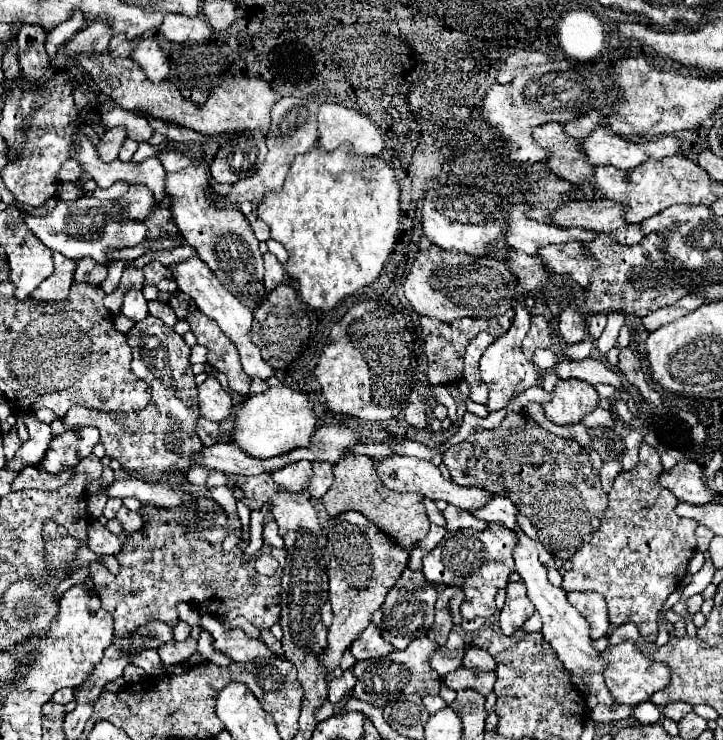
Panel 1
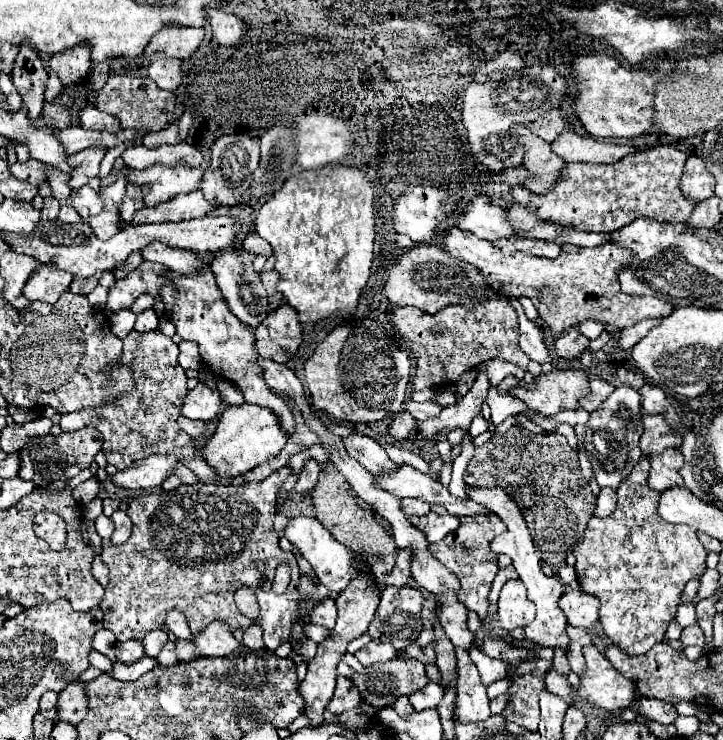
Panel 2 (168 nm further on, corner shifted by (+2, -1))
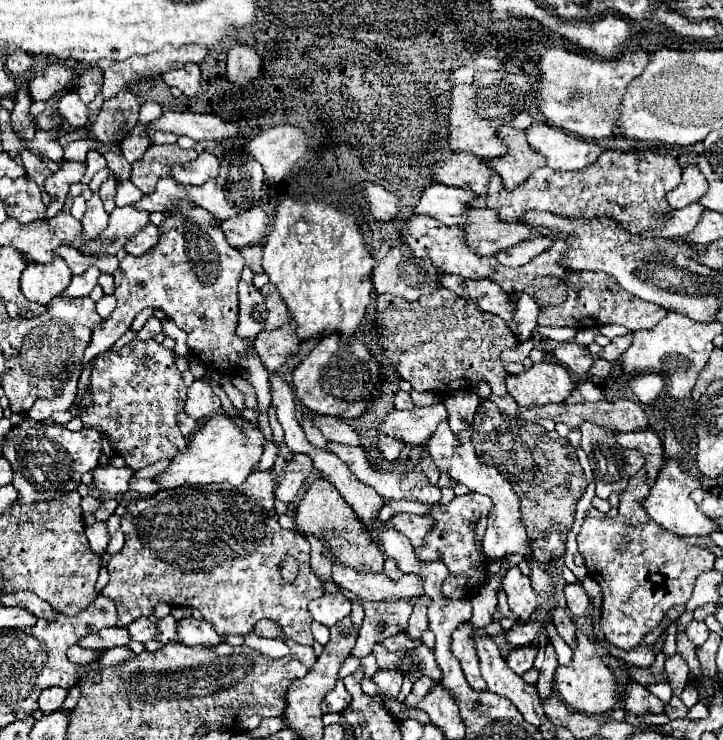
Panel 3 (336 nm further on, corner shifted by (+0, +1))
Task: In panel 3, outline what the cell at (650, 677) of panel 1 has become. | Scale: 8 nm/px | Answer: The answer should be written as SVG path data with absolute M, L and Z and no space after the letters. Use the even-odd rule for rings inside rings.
M577 630L575 640L577 640L577 648L573 650L571 664L559 666L557 672L555 672L555 686L557 686L557 692L559 692L561 700L571 710L591 714L591 716L613 710L613 706L617 704L617 686L615 686L613 672L603 664L601 656L597 654L595 644L583 632Z

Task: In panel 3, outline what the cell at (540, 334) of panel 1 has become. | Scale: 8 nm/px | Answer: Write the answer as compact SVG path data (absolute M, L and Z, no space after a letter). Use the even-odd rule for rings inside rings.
M445 288L433 292L431 302L421 302L421 300L409 302L401 300L399 296L379 294L375 298L375 328L377 328L379 346L383 348L383 354L387 356L389 364L397 370L397 374L403 380L409 380L417 392L449 394L459 388L475 388L479 382L485 382L491 386L495 395L503 396L507 393L504 379L510 373L505 370L499 356L505 348L517 346L513 332L505 328L505 322L499 316L481 312L475 304L471 304L465 298L459 298L457 294Z

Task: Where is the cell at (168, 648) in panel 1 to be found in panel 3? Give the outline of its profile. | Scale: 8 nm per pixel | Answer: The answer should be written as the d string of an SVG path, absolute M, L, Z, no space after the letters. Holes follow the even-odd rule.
M137 618L135 622L129 624L127 632L129 632L131 640L137 640L137 642L149 642L149 640L155 640L155 636L157 636L155 624L149 618Z

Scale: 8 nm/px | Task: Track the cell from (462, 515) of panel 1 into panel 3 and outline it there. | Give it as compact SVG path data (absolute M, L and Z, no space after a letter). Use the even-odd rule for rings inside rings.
M397 514L387 522L387 526L397 528L401 534L409 538L413 548L419 548L423 544L427 530L431 530L433 526L433 520L427 516L417 516L417 514Z

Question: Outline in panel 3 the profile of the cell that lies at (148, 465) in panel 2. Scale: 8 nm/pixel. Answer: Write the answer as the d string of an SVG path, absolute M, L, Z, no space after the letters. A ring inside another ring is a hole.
M111 464L97 466L95 470L91 470L95 488L101 492L109 492L109 494L121 494L121 492L129 490L129 480L133 478L133 474L135 474L135 470L129 466L115 468Z

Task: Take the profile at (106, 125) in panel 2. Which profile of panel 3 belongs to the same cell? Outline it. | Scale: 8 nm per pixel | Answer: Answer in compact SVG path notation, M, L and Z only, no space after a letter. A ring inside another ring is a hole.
M67 92L59 98L57 102L59 114L73 126L73 128L83 128L87 122L87 106L83 100L77 96L77 92Z

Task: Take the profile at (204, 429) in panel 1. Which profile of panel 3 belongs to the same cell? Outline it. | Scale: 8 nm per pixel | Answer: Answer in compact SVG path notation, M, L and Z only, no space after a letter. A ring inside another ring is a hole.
M181 412L181 414L177 416L177 424L179 424L183 436L191 436L191 434L197 430L197 420L189 418L185 412Z

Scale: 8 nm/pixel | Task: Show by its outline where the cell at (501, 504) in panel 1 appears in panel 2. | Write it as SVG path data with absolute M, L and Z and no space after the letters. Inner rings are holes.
M401 466L399 470L385 474L385 476L375 476L375 484L397 498L421 498L429 504L439 504L445 506L449 514L455 516L471 516L471 514L491 514L485 506L479 506L477 502L461 500L453 496L443 484L431 480L423 472L411 468L411 466Z

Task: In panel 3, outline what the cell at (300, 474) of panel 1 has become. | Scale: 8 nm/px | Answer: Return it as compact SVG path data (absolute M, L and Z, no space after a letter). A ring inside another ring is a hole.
M253 470L245 480L243 488L231 492L225 484L209 486L181 486L175 490L161 490L155 496L139 498L127 504L127 512L121 518L121 528L125 534L125 548L113 554L107 570L109 584L101 590L107 598L117 604L119 624L127 628L133 620L141 616L151 616L157 602L167 602L169 606L195 608L203 614L219 634L247 634L261 618L271 618L279 624L283 634L299 644L313 644L311 622L307 604L321 596L323 582L315 576L309 564L309 542L305 536L293 530L285 530L277 522L277 512L273 508L275 500L275 476L273 470ZM293 556L299 562L297 578L289 584L281 576L281 562Z

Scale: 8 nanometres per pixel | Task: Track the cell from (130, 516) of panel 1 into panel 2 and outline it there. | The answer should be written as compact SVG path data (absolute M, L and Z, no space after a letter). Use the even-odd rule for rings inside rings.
M117 510L117 512L113 512L111 520L115 522L115 532L111 536L111 542L113 544L125 542L129 538L129 534L131 534L131 520L129 520L129 516L123 510Z

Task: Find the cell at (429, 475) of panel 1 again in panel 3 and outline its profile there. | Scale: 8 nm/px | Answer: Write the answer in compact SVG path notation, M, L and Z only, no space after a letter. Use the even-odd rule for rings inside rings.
M317 414L317 418L313 418L313 426L321 430L321 434L331 440L331 442L339 442L339 444L351 444L351 446L359 446L359 436L355 434L355 430L345 424L341 418L333 418L333 416L323 416Z

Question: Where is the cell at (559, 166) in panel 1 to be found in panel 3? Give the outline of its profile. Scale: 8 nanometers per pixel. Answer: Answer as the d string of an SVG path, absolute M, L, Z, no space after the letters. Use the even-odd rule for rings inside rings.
M501 126L497 130L497 136L505 142L507 152L503 156L489 158L487 164L501 176L507 190L513 190L517 184L525 182L533 174L533 170L545 166L545 158L529 148L523 130Z

